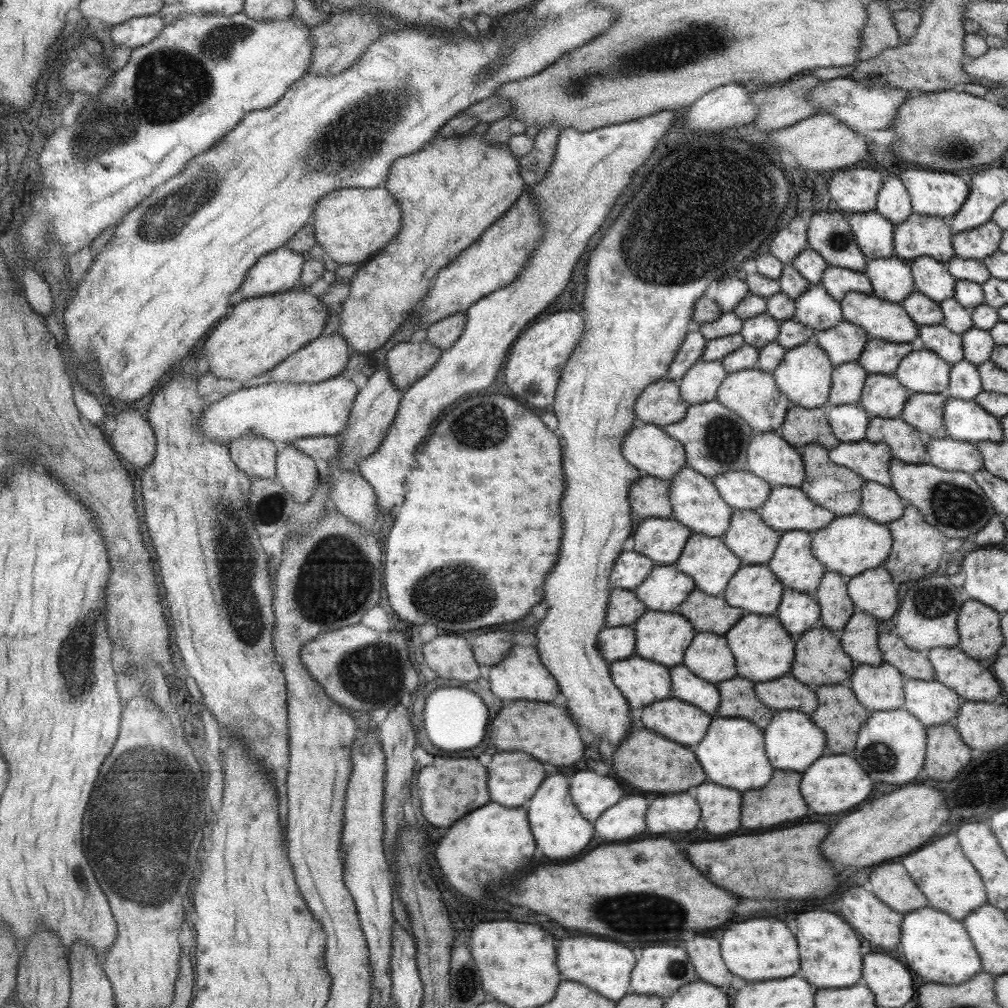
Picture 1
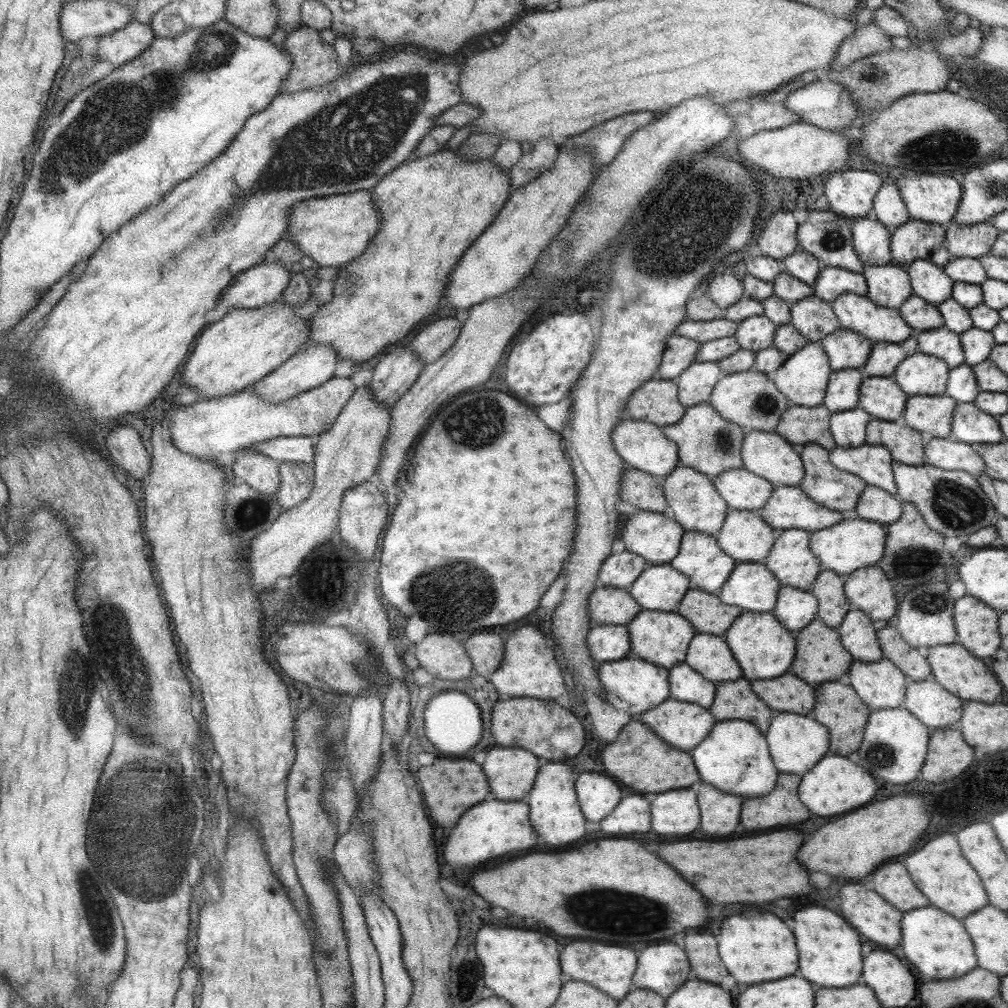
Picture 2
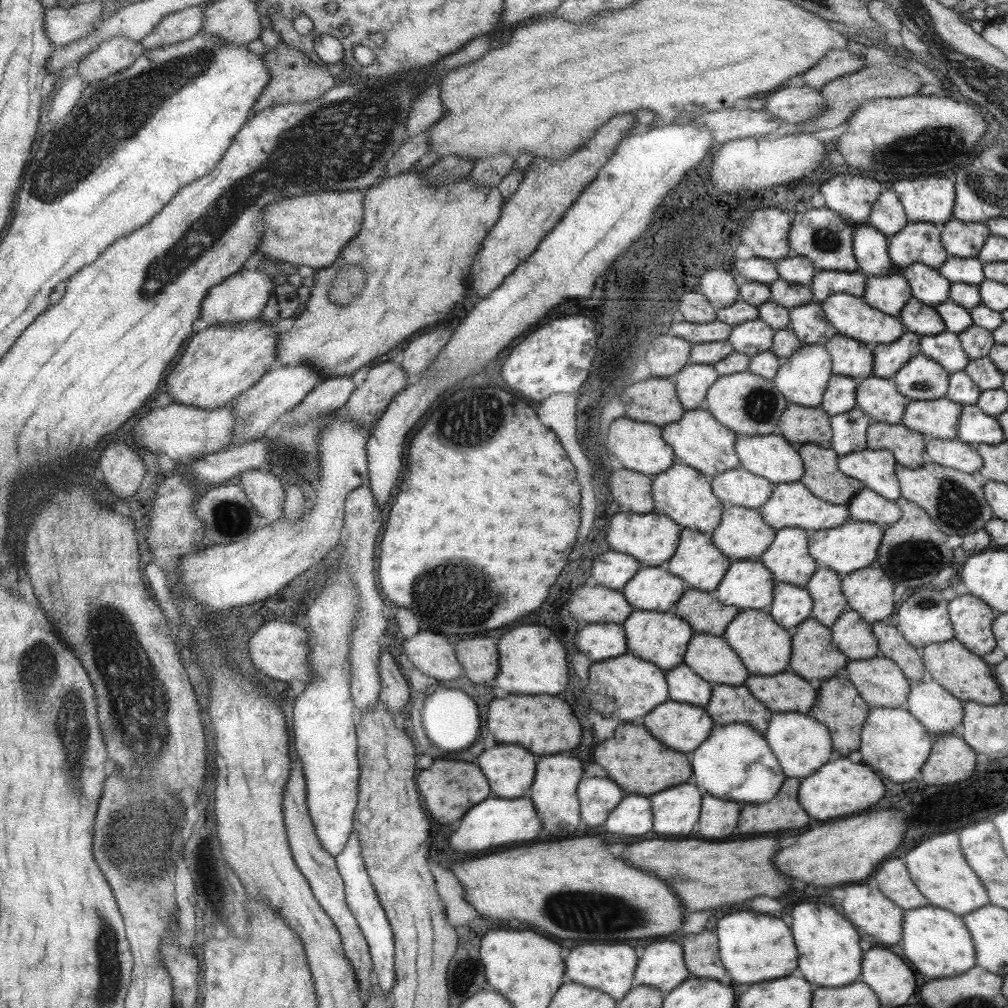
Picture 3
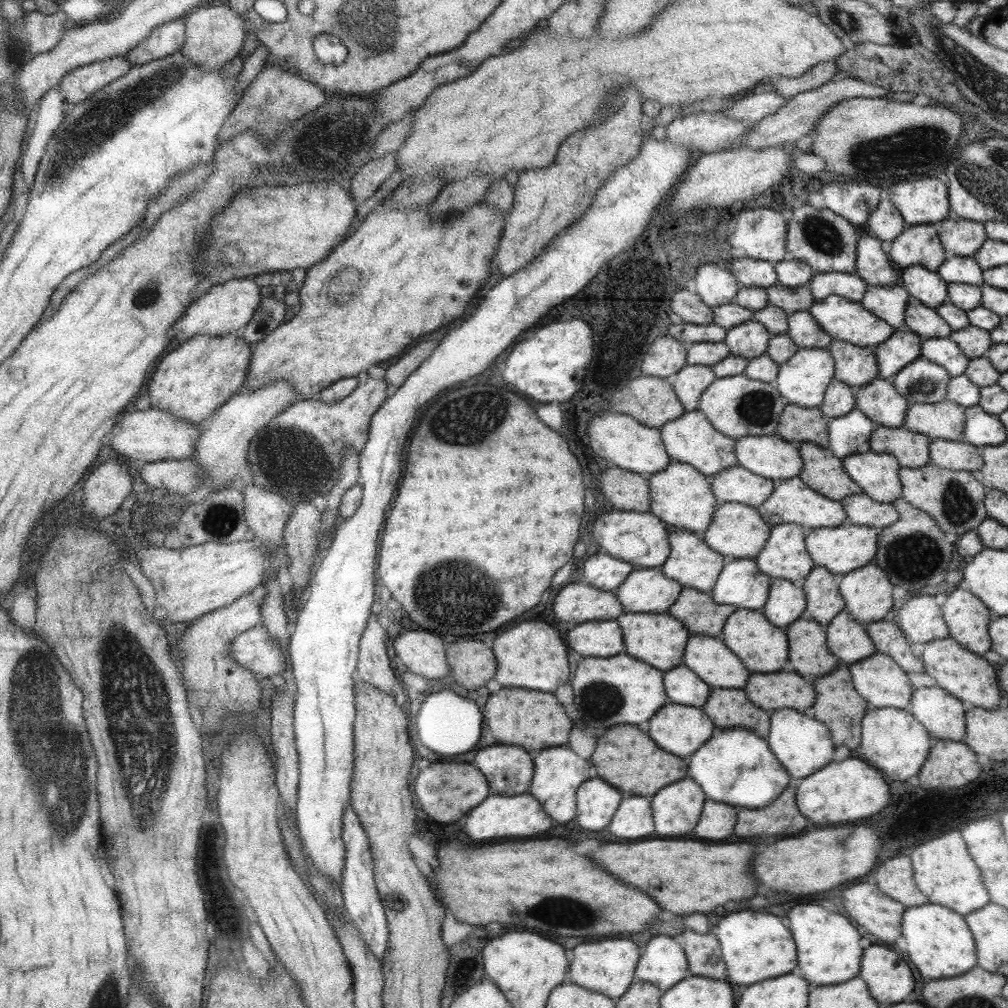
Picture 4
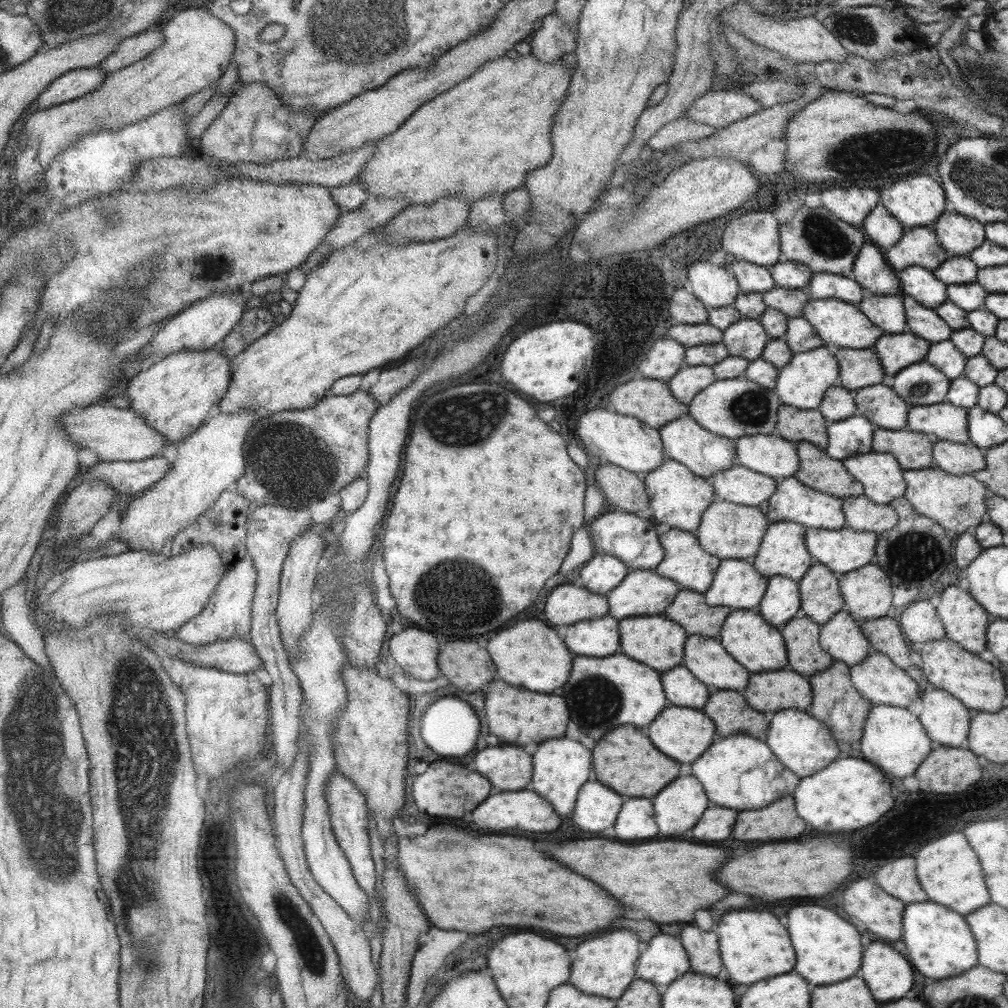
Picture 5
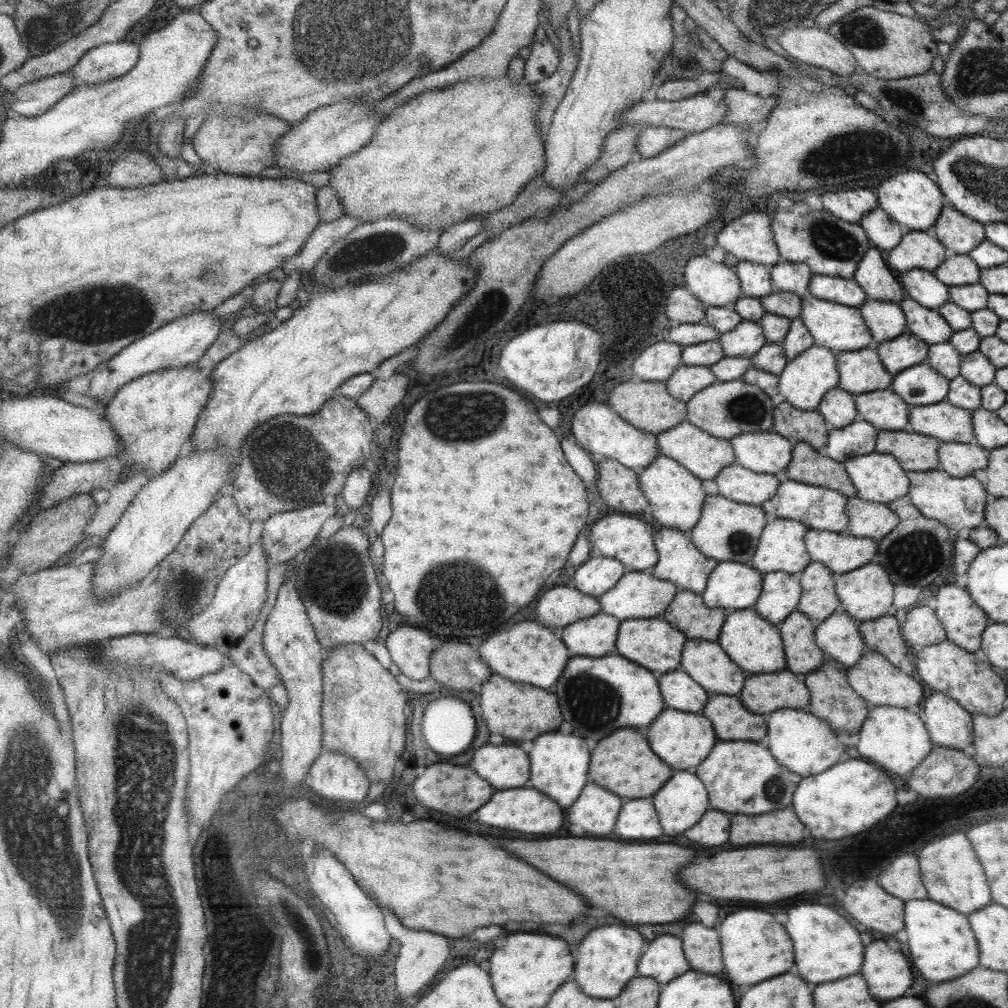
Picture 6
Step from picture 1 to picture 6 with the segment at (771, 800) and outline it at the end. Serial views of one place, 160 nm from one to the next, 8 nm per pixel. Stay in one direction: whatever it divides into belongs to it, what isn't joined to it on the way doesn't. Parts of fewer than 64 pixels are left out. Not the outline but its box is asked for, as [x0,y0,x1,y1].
[729,806,803,844]

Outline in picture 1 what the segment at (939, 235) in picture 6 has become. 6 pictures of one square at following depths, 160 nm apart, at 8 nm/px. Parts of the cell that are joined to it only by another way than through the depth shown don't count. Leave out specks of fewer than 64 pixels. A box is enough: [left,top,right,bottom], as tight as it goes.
[952,220,1001,261]

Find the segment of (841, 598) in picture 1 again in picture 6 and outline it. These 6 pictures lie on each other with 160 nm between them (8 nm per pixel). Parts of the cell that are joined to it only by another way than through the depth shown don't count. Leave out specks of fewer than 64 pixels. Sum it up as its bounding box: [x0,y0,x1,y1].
[796,560,841,624]

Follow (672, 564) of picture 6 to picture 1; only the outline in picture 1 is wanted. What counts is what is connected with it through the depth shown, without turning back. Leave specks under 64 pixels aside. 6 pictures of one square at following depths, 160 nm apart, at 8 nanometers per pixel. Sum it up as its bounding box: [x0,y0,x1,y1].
[673,532,741,596]

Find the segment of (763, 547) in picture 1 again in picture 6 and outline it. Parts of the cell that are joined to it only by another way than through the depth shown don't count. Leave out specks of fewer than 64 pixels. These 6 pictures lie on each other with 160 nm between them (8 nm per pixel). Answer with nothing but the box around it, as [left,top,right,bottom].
[687,494,767,565]

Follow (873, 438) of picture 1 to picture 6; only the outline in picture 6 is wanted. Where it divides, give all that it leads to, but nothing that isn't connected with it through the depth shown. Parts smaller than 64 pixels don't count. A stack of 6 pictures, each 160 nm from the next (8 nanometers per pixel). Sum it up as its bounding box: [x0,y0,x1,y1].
[874,430,939,472]

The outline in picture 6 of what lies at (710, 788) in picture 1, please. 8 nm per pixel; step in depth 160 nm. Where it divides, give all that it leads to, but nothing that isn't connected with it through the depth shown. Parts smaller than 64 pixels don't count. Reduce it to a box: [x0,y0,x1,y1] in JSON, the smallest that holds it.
[683,810,729,846]

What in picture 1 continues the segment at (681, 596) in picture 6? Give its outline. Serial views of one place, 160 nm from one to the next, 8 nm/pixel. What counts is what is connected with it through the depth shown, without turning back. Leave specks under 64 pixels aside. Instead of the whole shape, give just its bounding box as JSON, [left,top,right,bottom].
[678,589,745,634]

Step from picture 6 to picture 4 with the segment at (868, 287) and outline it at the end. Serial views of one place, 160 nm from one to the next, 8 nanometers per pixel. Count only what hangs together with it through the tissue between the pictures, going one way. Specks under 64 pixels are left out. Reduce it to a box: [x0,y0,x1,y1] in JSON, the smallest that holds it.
[854,233,899,286]

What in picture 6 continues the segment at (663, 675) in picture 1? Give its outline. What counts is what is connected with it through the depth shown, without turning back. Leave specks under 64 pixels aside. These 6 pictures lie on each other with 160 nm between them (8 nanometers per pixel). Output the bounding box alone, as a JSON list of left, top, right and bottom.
[555,656,667,748]

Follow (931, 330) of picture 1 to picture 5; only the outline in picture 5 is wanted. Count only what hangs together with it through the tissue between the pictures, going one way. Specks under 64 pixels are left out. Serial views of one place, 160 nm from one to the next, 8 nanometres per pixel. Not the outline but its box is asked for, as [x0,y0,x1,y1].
[923,339,967,380]

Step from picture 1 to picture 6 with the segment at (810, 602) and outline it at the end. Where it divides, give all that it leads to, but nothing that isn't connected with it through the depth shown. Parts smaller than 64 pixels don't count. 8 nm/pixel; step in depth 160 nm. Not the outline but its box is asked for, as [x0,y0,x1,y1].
[753,571,801,623]

